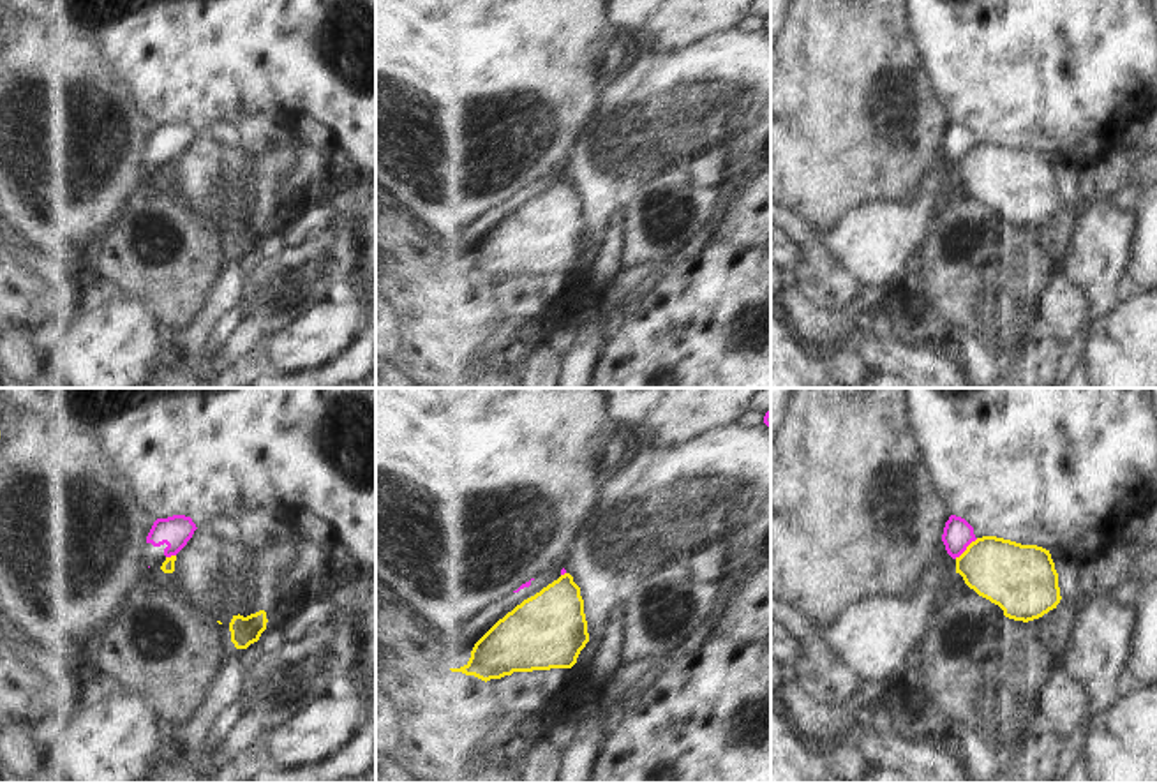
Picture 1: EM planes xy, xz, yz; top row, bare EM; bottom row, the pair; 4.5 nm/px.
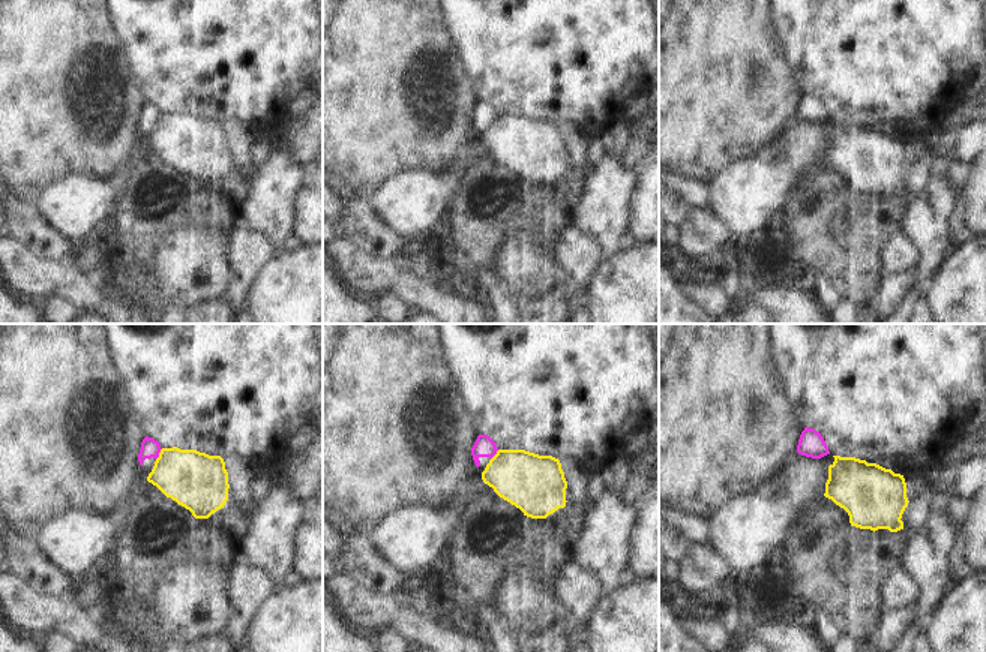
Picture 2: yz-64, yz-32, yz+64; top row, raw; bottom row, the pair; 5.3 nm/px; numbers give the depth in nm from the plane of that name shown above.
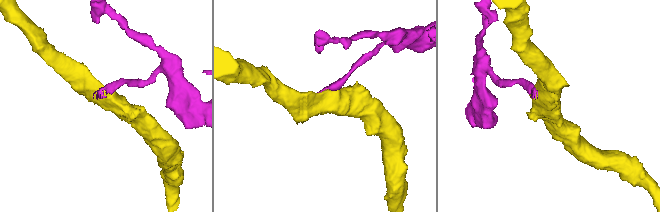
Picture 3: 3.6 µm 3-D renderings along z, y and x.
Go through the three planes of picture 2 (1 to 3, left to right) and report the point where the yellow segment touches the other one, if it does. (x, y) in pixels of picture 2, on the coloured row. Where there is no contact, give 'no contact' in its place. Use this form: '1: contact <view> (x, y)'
1: contact yz-64 (158, 454)
2: contact yz-32 (496, 453)
3: no contact

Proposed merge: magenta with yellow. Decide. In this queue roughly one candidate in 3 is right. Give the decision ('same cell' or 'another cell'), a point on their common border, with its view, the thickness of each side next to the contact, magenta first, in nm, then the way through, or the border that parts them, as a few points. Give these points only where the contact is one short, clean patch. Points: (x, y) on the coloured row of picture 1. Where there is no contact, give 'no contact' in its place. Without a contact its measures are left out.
another cell; meets magenta in yz at (965, 549); 140 nm thick on the magenta side, 300 nm on the other; border along yz (977, 538), (955, 558)

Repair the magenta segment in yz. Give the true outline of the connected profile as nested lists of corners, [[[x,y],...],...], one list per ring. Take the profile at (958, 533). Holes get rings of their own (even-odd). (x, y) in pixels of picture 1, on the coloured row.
[[[951,515],[945,522],[942,541],[947,554],[956,559],[975,541],[974,527],[961,517]]]

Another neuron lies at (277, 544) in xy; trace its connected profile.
[[[258,508],[240,517],[242,540],[258,554],[254,571],[284,580],[298,561],[302,534],[286,508]]]

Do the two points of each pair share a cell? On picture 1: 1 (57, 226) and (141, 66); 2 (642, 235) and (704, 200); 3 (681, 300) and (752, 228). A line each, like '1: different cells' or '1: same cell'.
1: different cells
2: same cell
3: different cells

